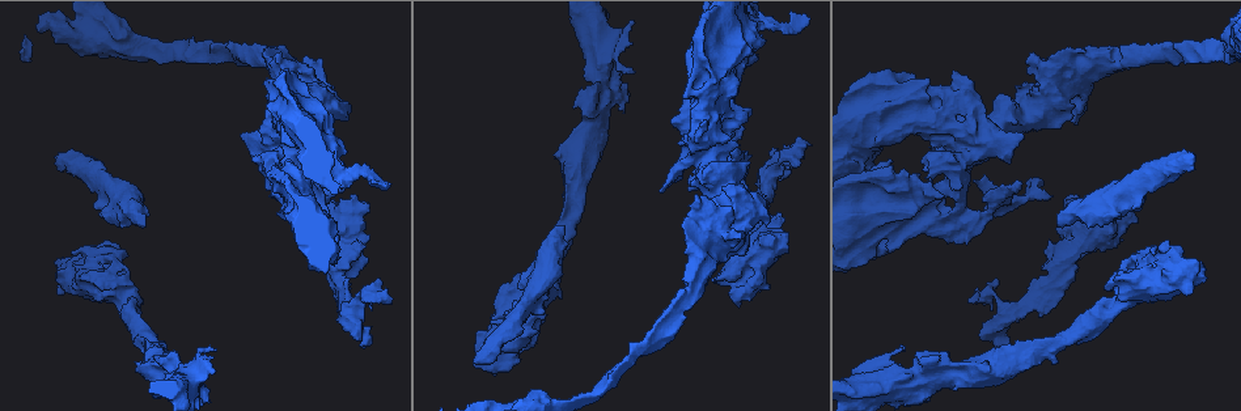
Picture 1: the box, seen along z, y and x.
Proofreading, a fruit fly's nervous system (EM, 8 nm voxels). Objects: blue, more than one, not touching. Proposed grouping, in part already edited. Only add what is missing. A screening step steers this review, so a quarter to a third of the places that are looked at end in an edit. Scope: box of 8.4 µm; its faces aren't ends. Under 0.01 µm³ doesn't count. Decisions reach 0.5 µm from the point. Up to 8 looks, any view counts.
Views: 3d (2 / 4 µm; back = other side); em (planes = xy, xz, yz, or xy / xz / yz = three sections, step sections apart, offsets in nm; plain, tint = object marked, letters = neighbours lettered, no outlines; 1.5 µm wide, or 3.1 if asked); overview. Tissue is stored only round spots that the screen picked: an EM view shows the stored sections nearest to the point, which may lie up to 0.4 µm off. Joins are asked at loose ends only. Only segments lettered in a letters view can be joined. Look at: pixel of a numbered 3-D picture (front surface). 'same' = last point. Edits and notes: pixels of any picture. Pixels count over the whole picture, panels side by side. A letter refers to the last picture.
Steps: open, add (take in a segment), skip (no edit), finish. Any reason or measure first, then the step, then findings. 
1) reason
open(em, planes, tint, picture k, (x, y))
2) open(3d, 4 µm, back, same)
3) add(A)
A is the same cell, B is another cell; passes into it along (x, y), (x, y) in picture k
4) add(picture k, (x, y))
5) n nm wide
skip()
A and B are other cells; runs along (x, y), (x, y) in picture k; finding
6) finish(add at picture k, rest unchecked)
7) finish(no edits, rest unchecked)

free end
open(em, planes, letters, picture 1, (713, 279))

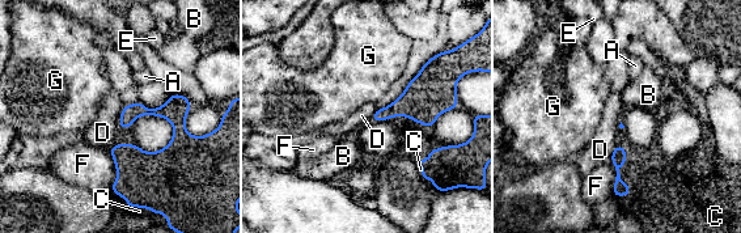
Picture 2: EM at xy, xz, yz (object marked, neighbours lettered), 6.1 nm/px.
skip()
A, B, C, D, E, F and G are other cells; border along (125, 106), (118, 127) in picture 2; none of them fits

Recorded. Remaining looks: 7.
branch stops here
open(em, planes, letters, picture 1, (689, 189))

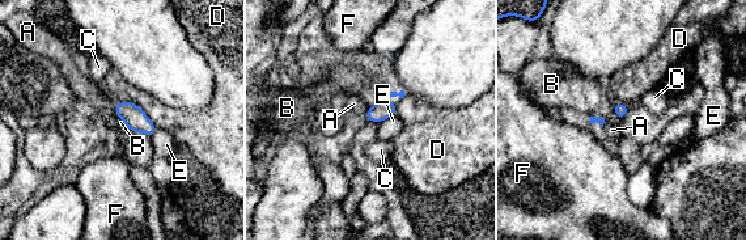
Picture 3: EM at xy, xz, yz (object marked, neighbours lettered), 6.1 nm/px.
skip()
A, B, C, D, E and F are other cells; border along (119, 101), (132, 101), (156, 126) in picture 3; none of them fits

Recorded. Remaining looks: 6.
branch stops here
open(3d, 2 µm, back, picture 1, (875, 358))

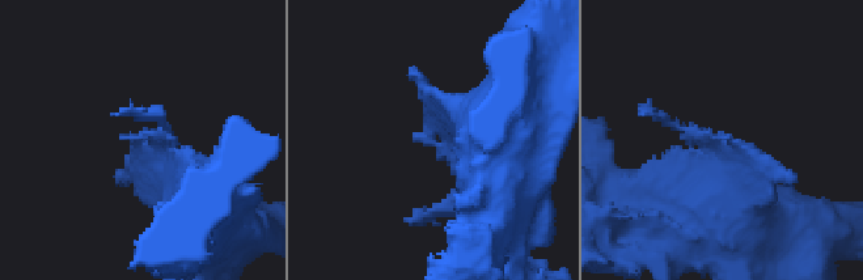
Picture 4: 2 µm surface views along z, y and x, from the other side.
open(em, xy, step 8, letters, picture 4, (125, 137))

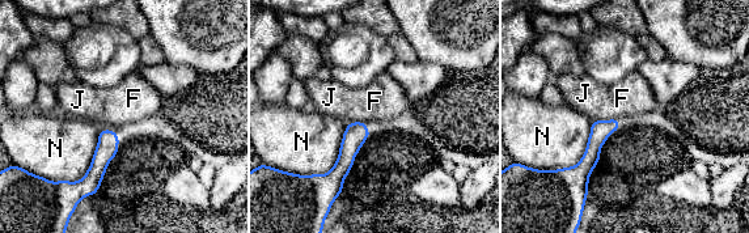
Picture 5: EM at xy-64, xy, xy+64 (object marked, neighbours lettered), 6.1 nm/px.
cut it another way
open(em, planes, letters, same)

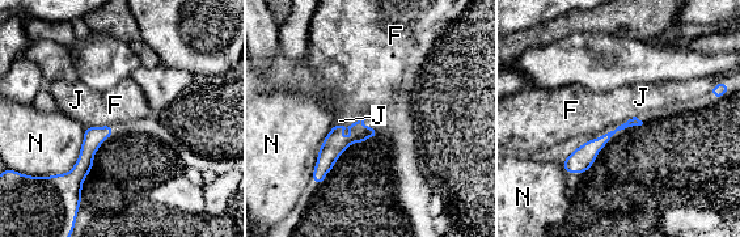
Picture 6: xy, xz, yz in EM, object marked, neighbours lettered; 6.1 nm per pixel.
skip()
F, J and N are other cells; border along (110, 123), (85, 127) in picture 6; no lettered segment goes on from it

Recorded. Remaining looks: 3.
finish(no edits, rest unchecked)

